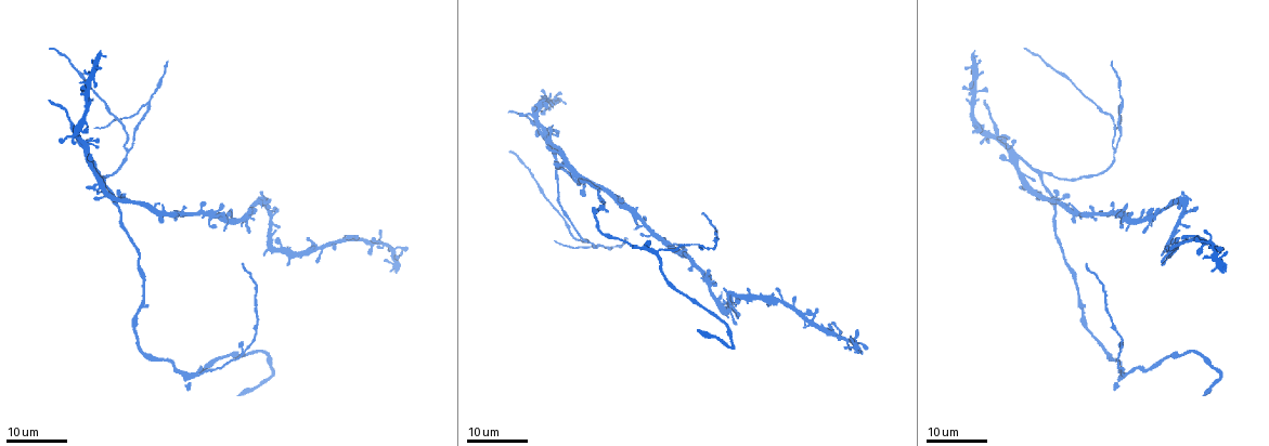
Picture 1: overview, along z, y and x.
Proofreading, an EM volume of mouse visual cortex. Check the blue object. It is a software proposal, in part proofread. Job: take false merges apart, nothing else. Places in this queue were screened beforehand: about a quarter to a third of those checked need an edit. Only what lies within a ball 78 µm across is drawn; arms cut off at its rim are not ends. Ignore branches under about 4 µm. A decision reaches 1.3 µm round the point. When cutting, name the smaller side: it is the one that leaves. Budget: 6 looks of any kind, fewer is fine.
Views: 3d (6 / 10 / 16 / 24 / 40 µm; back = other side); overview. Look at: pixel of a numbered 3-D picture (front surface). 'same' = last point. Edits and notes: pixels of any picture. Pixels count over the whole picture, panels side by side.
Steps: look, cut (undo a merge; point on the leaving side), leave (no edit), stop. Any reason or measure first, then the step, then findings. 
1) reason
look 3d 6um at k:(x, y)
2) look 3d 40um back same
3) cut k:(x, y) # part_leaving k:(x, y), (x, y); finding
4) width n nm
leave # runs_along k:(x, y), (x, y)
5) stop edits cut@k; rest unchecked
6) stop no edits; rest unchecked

look 3d 24um at 1:(1052, 205)

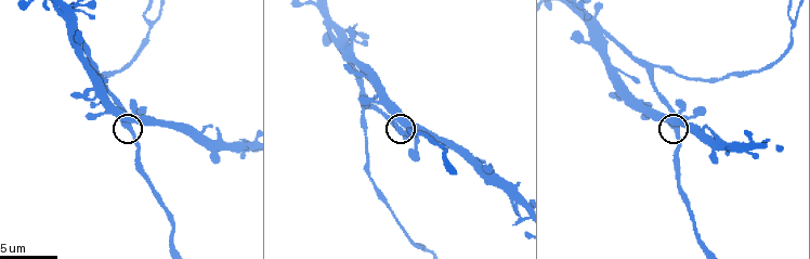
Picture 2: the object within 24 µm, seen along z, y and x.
closer look
look 3d 10um at 2:(674, 128)

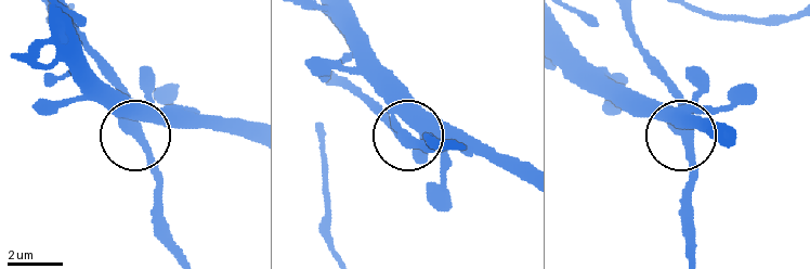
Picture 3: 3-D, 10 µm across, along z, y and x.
other side
look 3d 10um back at 3:(686, 137)

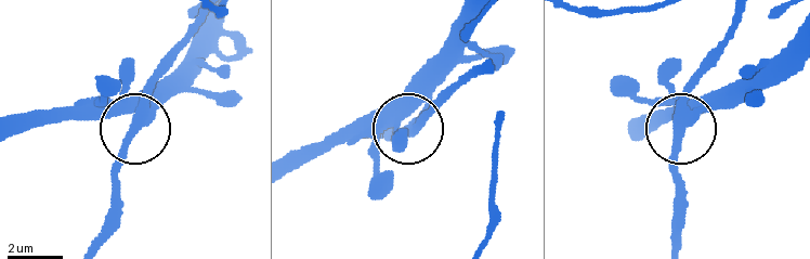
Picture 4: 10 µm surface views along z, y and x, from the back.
leave # continuous, no second neuron

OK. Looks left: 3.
three arms meet
look 3d 10um at 2:(656, 65)

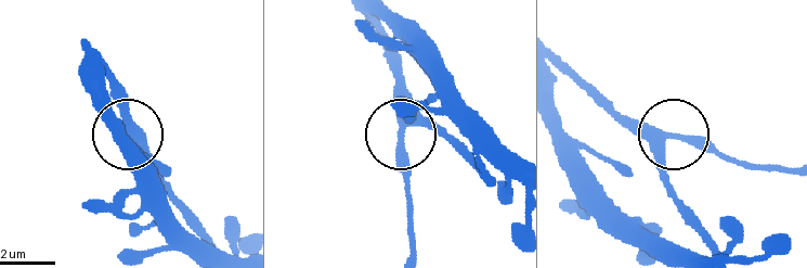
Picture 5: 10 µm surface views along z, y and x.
closer look
look 3d 6um at 5:(402, 129)

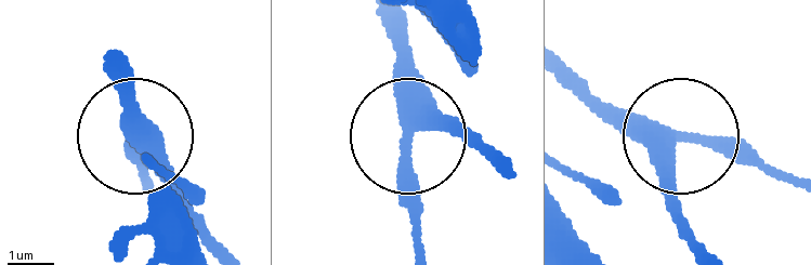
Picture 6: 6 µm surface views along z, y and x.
side_arm 29 um
leave # runs_along 6:(501, 161), (450, 126), (408, 126), (408, 37); one neuron here

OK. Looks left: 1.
stop no edits; rest unchecked

